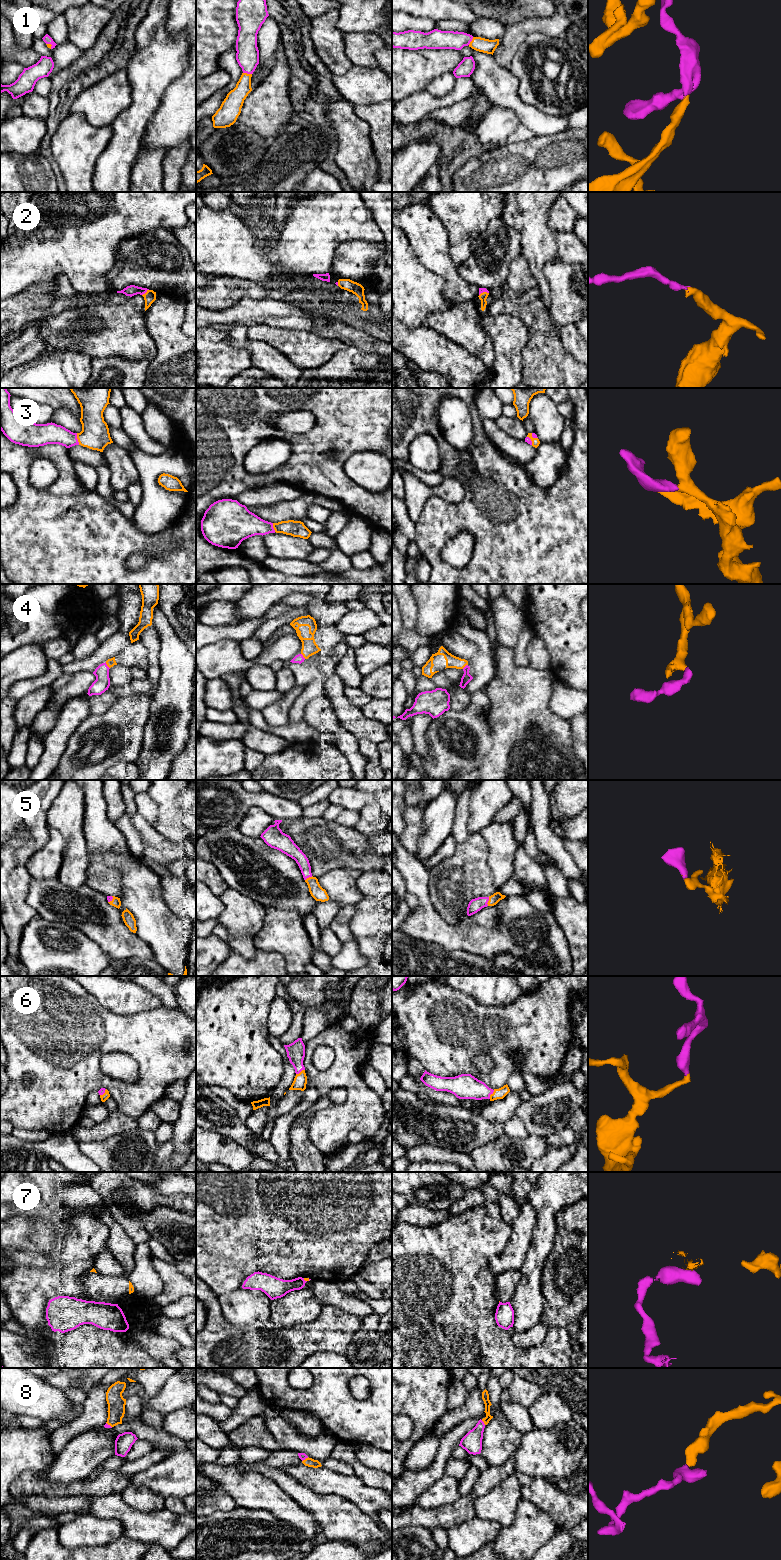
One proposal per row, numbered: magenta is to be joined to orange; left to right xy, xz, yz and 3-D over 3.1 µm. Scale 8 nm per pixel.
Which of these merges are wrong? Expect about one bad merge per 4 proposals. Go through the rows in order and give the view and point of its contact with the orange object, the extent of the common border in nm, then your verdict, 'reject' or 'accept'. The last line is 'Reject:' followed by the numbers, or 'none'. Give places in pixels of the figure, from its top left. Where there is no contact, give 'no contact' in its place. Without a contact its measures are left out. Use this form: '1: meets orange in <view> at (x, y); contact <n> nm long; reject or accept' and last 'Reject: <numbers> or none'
1: meets orange in xz at (246, 73); contact 70 nm long; accept
2: meets orange in xy at (146, 292); contact 80 nm long; accept
3: meets orange in xy at (77, 438); contact 100 nm long; accept
4: meets orange in xy at (107, 665); contact 70 nm long; accept
5: meets orange in yz at (488, 901); contact 70 nm long; accept
6: meets orange in yz at (491, 1094); contact 80 nm long; accept
7: meets orange in xz at (305, 1280); contact 40 nm long; reject
8: meets orange in yz at (483, 1421); contact 50 nm long; accept
Reject: 7

